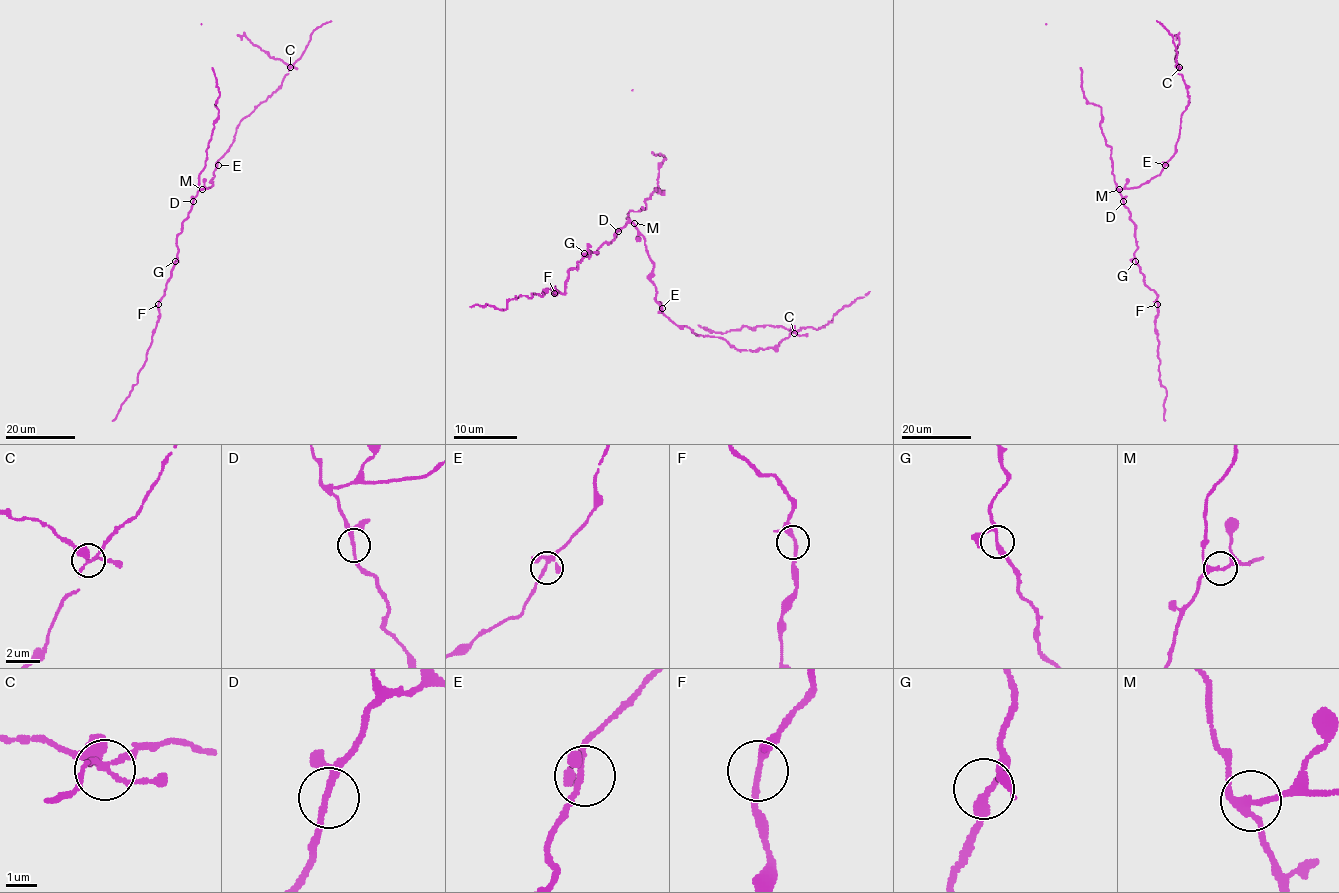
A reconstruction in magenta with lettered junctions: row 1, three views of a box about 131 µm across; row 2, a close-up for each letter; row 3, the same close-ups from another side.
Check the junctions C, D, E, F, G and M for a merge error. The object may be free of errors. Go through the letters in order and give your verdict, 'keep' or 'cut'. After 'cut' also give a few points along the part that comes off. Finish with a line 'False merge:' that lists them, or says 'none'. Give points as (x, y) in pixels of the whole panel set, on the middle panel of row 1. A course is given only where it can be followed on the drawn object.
C: cut; foreign part runs (795, 333), (774, 325), (715, 333), (697, 325)
D: keep
E: keep
F: keep
G: keep
M: keep
False merge: C

